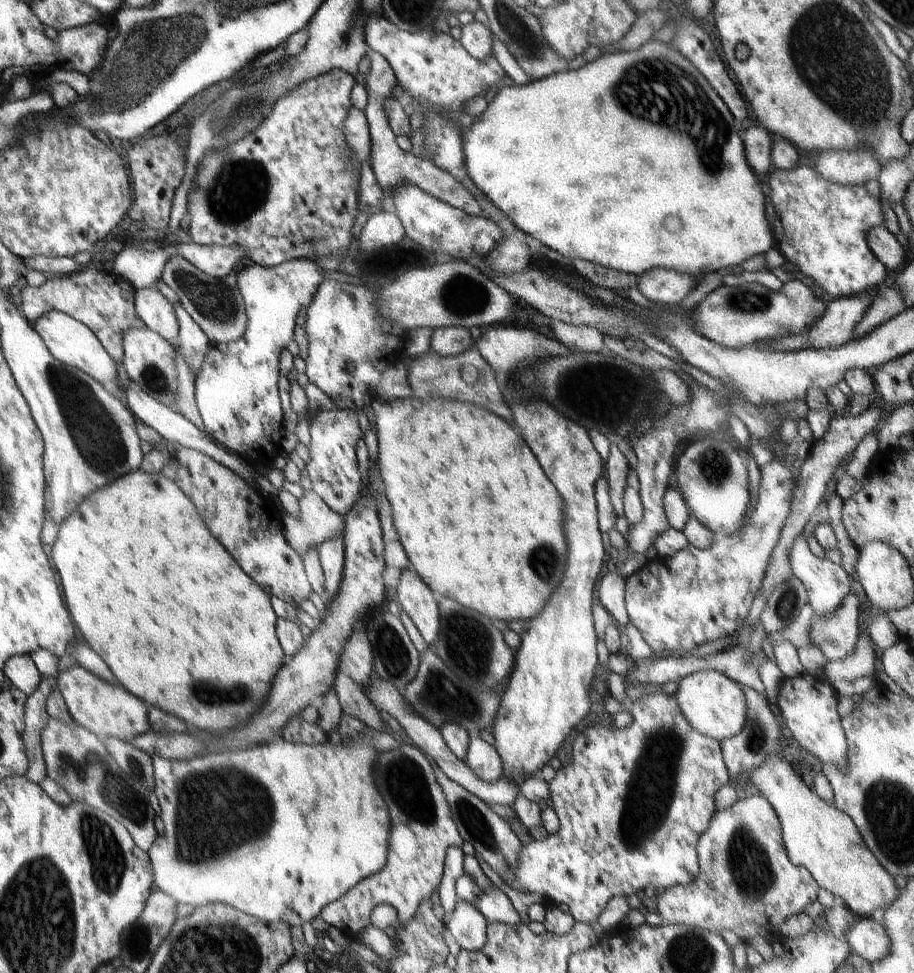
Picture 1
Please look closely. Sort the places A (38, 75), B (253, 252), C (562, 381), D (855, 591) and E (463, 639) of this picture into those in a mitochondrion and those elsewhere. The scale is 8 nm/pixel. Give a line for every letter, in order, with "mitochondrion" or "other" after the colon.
A: other
B: other
C: mitochondrion
D: other
E: mitochondrion

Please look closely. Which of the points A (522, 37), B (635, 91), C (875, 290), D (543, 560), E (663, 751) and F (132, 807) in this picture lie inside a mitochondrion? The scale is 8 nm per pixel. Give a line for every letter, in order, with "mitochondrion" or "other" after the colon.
A: mitochondrion
B: mitochondrion
C: other
D: mitochondrion
E: mitochondrion
F: mitochondrion

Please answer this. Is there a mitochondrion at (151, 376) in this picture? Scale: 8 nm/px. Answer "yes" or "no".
yes

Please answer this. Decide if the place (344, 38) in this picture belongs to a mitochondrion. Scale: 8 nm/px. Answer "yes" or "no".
yes

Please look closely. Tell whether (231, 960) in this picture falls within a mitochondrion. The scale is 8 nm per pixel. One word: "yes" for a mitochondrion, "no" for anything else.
yes

